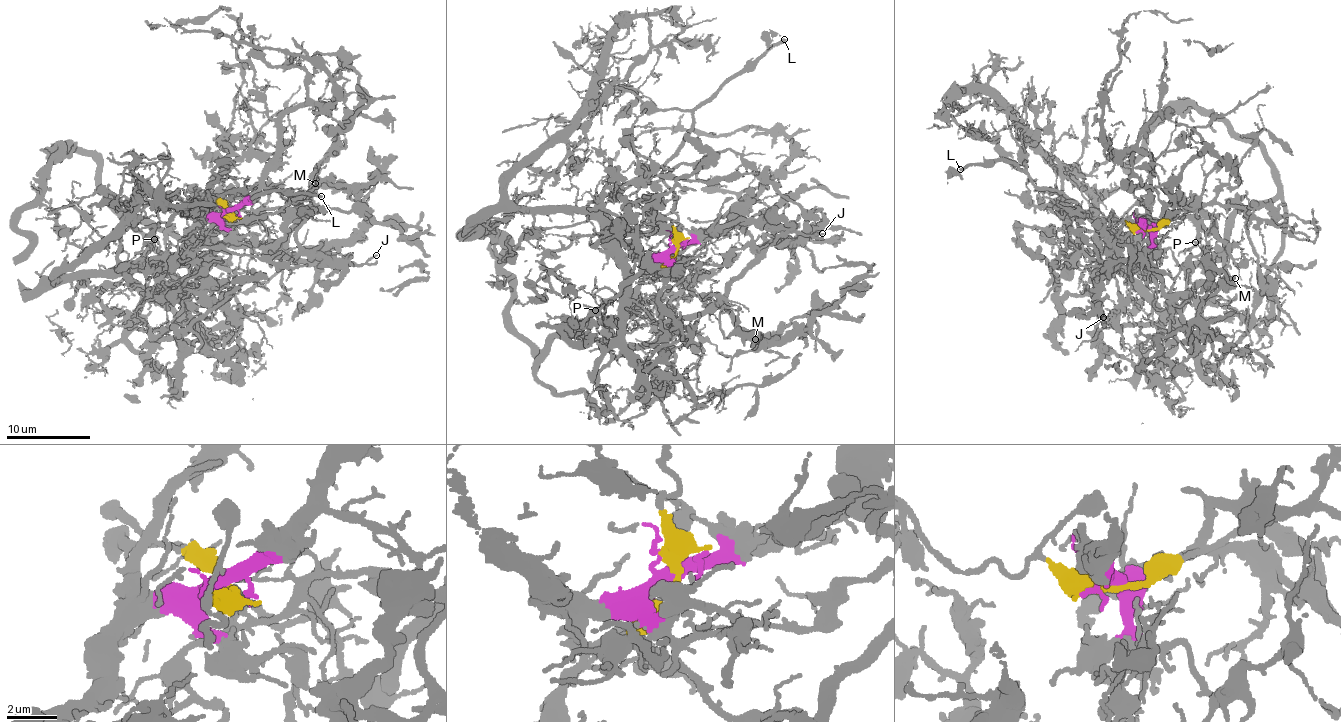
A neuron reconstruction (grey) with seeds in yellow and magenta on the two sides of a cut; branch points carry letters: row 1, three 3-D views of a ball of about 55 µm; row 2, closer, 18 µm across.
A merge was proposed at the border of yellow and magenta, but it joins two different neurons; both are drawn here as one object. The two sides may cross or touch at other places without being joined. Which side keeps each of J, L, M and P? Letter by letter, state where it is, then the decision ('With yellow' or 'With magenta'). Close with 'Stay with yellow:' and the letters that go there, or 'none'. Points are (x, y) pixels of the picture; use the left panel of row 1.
J: Place: (376, 255). With magenta
L: Place: (321, 196). With yellow
M: Place: (315, 183). With magenta
P: Place: (154, 239). With magenta
Stay with yellow: L

